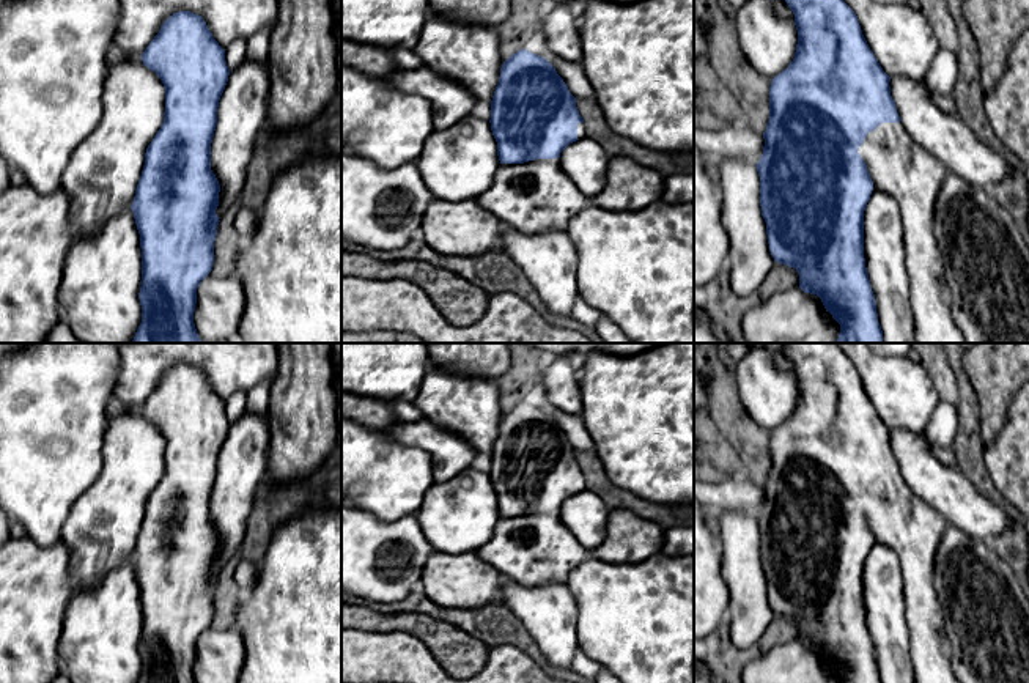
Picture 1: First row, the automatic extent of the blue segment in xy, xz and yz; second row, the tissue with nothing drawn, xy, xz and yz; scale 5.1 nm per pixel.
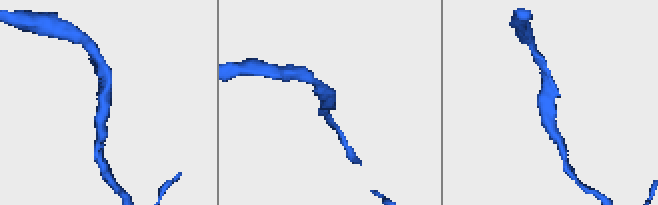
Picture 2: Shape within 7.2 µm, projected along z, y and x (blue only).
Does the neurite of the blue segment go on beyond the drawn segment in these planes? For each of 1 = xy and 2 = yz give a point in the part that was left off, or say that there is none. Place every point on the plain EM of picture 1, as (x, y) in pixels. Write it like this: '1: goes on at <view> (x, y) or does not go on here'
1: does not go on here
2: goes on at yz (899, 520)

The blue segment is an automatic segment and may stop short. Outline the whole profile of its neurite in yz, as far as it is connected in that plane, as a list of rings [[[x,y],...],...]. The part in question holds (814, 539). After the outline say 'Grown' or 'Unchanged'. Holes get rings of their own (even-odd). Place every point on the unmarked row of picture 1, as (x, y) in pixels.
[[[784,343],[784,349],[795,367],[798,397],[793,414],[771,433],[765,499],[755,518],[762,568],[774,614],[798,623],[799,641],[821,652],[840,683],[881,683],[864,611],[864,563],[872,543],[878,541],[897,554],[902,567],[914,683],[960,683],[952,669],[942,611],[933,585],[933,562],[947,521],[917,499],[903,482],[891,449],[891,430],[870,403],[858,368],[839,345]]]. Grown

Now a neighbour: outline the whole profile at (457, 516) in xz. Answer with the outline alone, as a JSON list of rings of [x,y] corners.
[[[469,467],[448,482],[433,483],[415,518],[433,551],[475,552],[500,518],[491,475]]]

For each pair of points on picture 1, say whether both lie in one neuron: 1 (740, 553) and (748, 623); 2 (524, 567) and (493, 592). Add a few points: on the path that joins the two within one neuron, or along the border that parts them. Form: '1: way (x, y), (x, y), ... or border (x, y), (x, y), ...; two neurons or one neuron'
1: way (741, 570), (746, 579), (748, 606); one neuron
2: border (479, 556), (507, 579); two neurons

